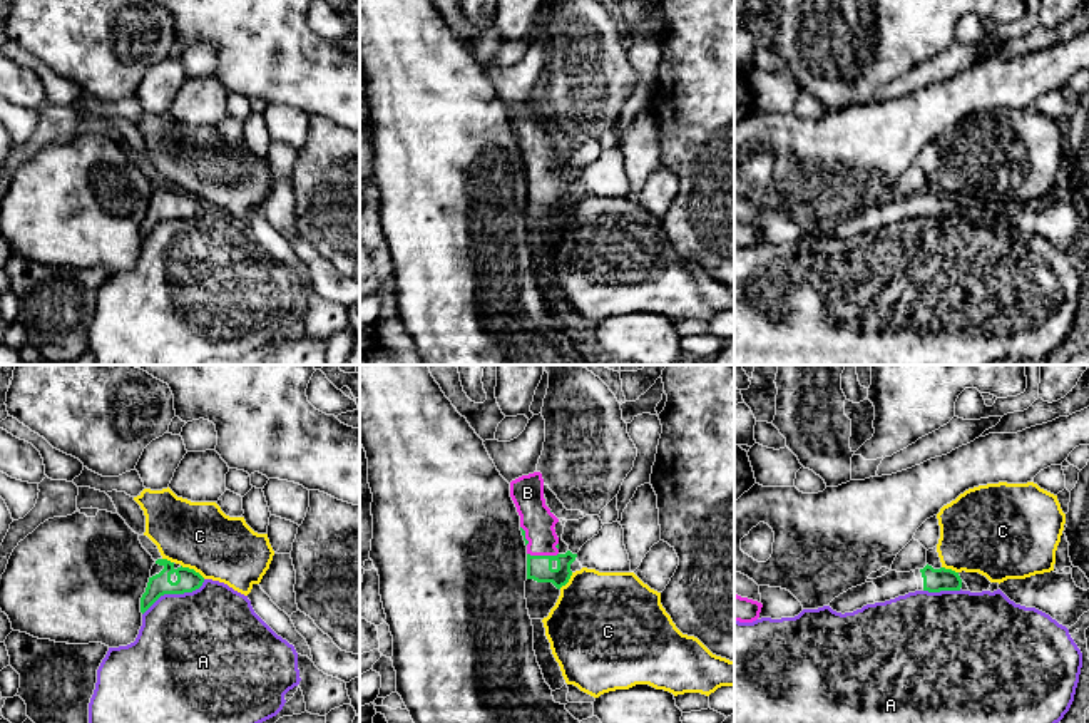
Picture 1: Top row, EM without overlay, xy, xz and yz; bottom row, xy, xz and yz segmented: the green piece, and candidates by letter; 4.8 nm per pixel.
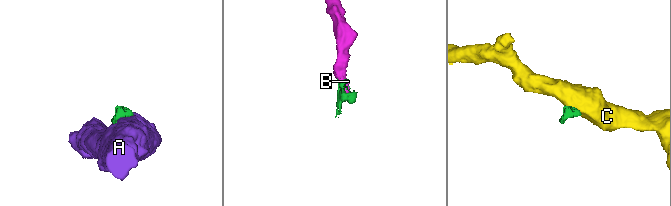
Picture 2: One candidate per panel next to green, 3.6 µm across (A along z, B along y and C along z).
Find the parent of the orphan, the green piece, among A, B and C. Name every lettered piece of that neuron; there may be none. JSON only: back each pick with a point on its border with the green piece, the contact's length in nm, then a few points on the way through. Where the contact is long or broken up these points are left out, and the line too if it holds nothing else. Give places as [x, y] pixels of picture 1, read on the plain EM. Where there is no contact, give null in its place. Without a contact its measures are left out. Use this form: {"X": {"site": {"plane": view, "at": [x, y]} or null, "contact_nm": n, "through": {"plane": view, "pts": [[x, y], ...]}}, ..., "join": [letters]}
{"B": {"site": {"plane": "xz", "at": [542, 181]}, "contact_nm": 150, "through": {"plane": "xz", "pts": [[539, 193], [542, 181], [537, 146]]}}, "join": ["B"]}

